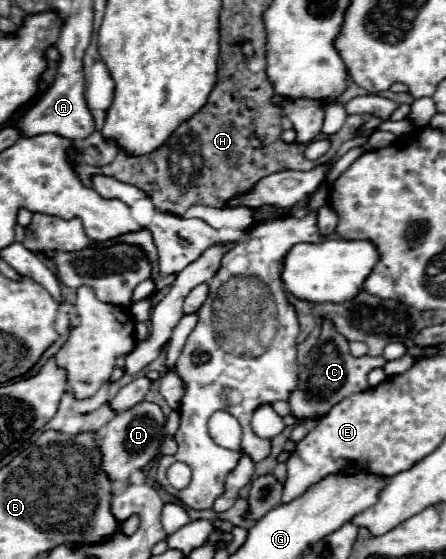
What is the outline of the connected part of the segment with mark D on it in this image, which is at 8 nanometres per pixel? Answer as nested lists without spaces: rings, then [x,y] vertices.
[[[140,401],[132,409],[126,409],[114,415],[114,419],[104,427],[102,441],[100,441],[104,469],[112,481],[116,479],[126,481],[134,469],[142,469],[152,457],[156,457],[160,439],[164,439],[164,421],[166,417],[160,405],[152,401]]]

